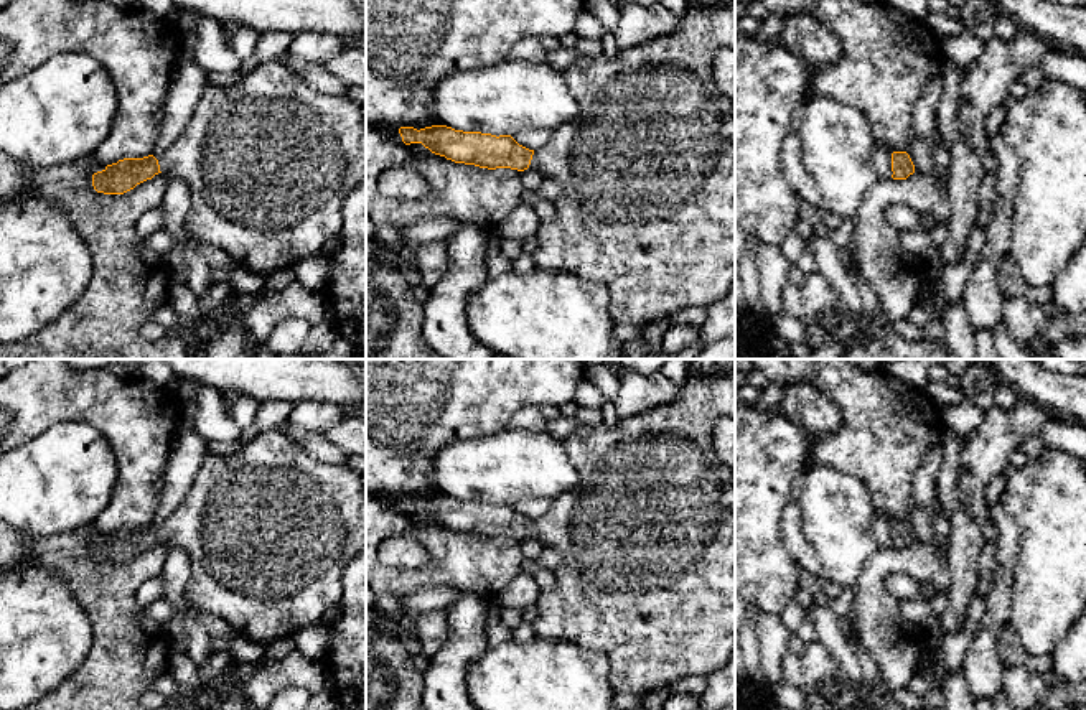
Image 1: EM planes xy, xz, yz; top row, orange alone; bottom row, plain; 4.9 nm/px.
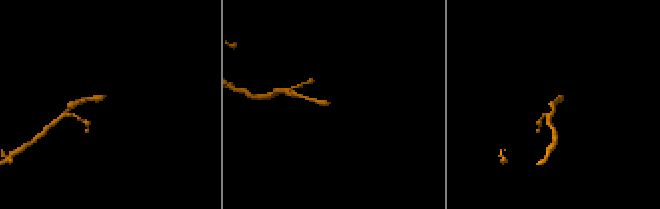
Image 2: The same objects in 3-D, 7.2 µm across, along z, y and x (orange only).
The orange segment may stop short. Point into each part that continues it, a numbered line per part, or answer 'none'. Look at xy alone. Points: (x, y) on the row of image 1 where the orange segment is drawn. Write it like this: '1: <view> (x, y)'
1: xy (269, 162)

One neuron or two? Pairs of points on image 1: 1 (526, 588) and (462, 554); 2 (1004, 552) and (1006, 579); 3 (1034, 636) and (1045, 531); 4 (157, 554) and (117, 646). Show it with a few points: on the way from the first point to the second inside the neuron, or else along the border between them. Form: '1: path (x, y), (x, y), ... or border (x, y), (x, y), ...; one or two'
1: border (521, 572), (490, 597); two
2: path (1006, 559), (1006, 572); one
3: path (1042, 610), (1045, 603), (1045, 557); one
4: path (134, 577), (117, 593), (117, 623); one

